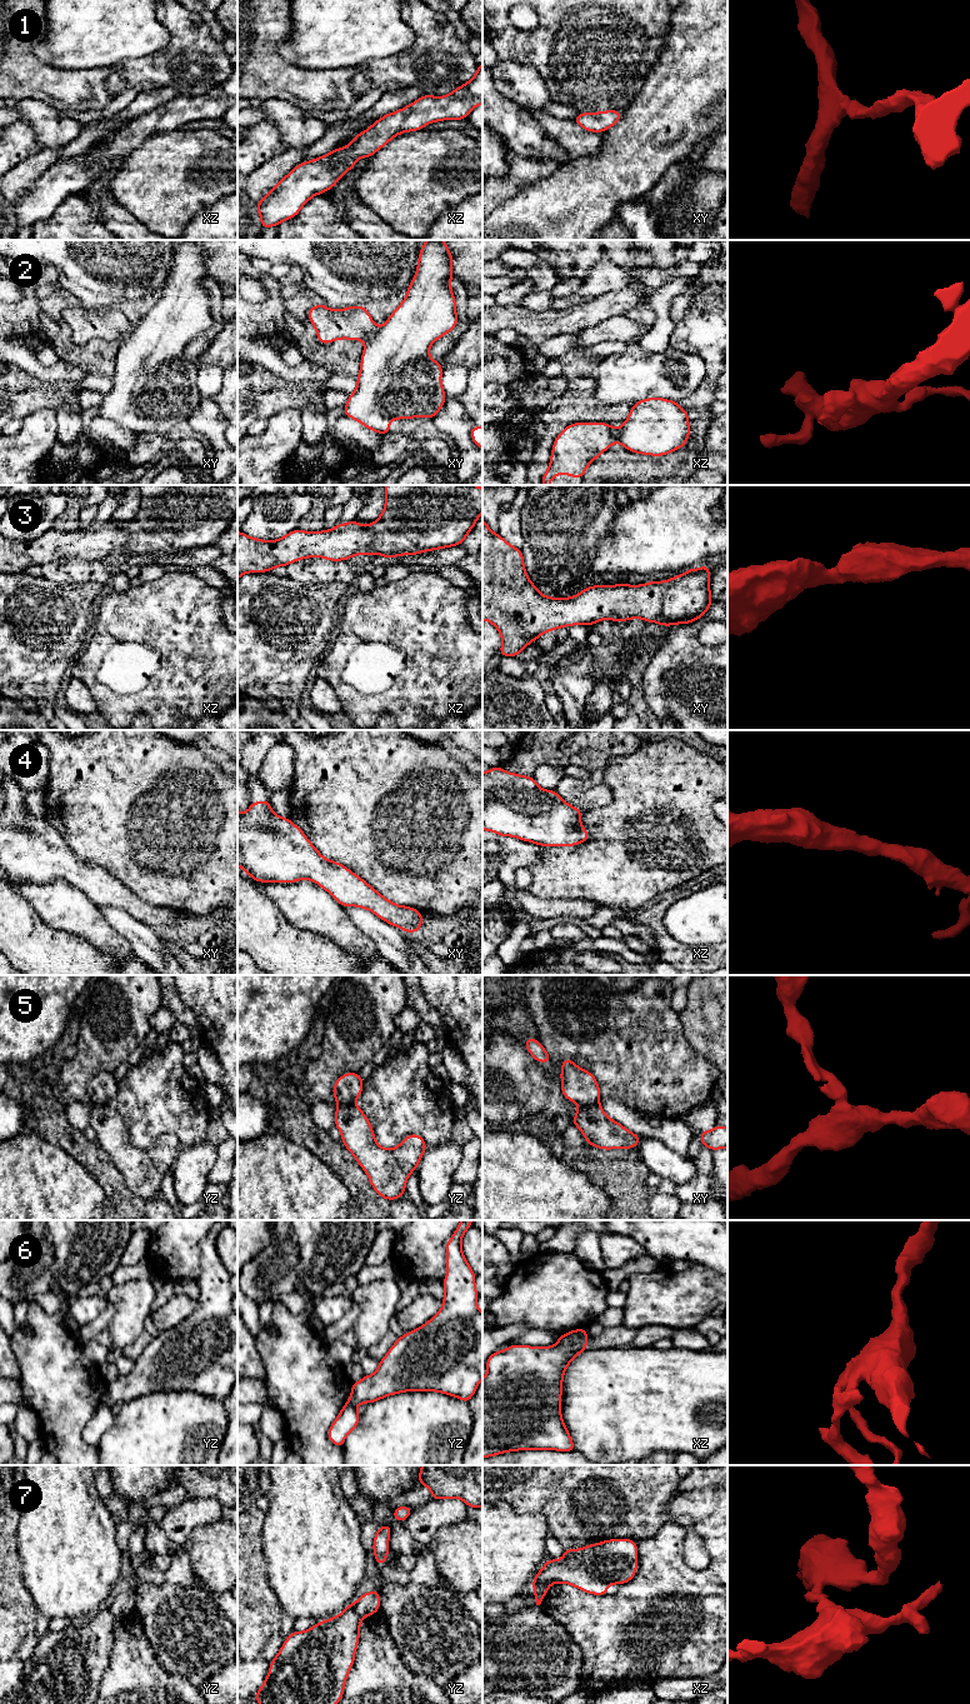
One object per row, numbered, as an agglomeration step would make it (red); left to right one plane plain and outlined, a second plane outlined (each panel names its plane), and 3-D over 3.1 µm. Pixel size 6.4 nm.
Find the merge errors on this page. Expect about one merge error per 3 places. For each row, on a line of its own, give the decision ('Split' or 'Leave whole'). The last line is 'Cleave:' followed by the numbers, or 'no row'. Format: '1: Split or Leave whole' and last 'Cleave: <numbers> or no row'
1: Leave whole
2: Split
3: Leave whole
4: Leave whole
5: Split
6: Split
7: Split
Cleave: 2, 5, 6, 7

